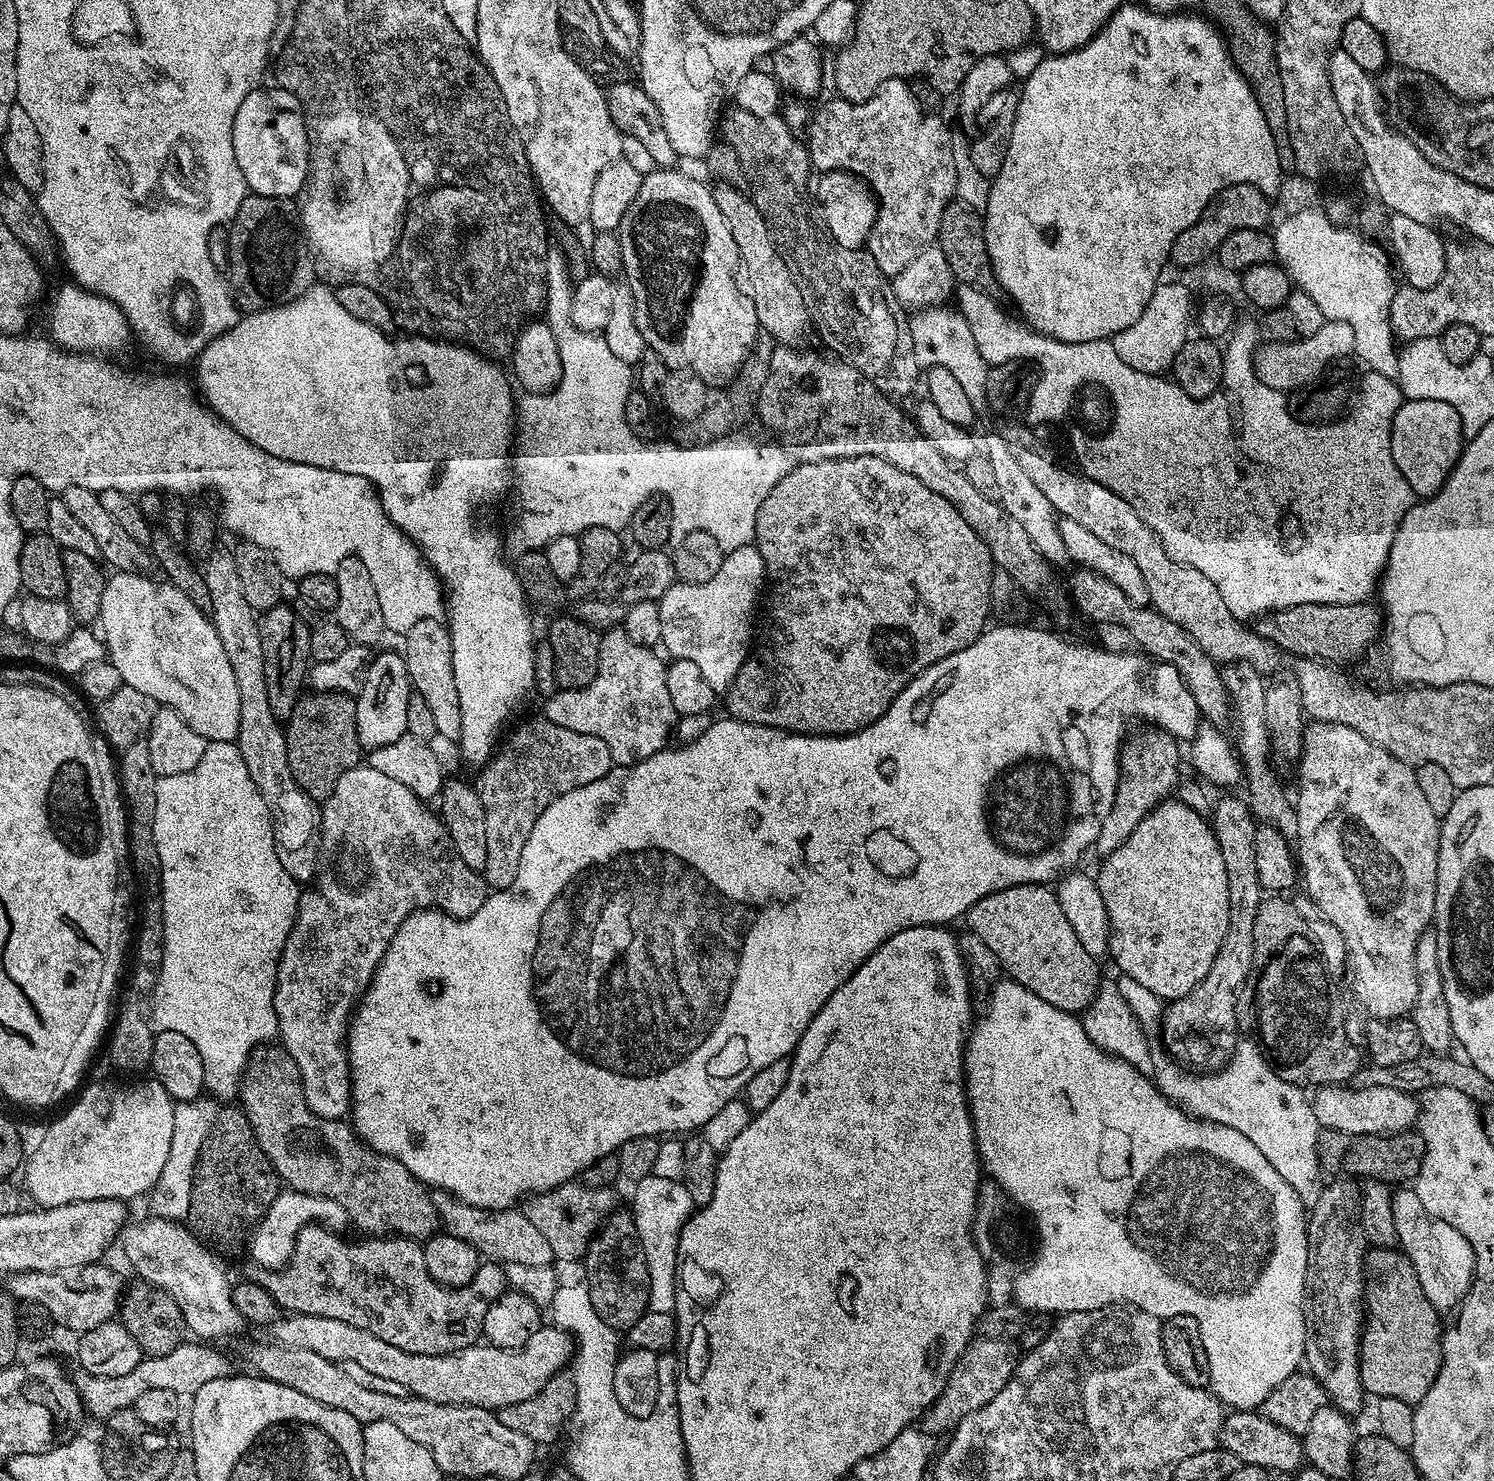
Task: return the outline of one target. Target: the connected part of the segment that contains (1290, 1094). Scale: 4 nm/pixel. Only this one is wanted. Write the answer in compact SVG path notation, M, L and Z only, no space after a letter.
M1247 1038L1237 1043L1228 1063L1209 1076L1193 1074L1188 1070L1180 1072L1181 1065L1175 1059L1164 1056L1155 1057L1154 1083L1169 1100L1182 1105L1201 1120L1225 1124L1227 1128L1238 1130L1238 1134L1250 1138L1250 1142L1266 1154L1266 1162L1270 1162L1270 1166L1274 1166L1274 1170L1278 1170L1278 1174L1294 1186L1305 1205L1318 1202L1322 1191L1322 1173L1316 1143L1322 1129L1316 1121L1312 1100L1304 1097L1307 1096L1305 1089L1297 1084L1282 1082L1282 1078L1278 1078L1268 1065L1260 1047Z

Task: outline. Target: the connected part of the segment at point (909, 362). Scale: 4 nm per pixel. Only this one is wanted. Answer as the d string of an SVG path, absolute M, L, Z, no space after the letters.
M735 106L729 107L722 116L723 143L734 146L734 154L744 167L748 176L748 188L754 203L768 223L768 230L776 242L780 256L788 263L792 275L804 294L804 303L814 317L814 328L833 340L831 351L847 363L853 364L860 373L885 396L901 398L916 388L916 379L921 379L922 369L914 354L912 329L907 319L896 316L897 309L890 299L886 278L878 270L872 257L855 248L843 248L835 240L824 236L816 229L812 216L808 213L808 204L804 201L804 187L809 187L810 161L805 141L779 115L759 116Z

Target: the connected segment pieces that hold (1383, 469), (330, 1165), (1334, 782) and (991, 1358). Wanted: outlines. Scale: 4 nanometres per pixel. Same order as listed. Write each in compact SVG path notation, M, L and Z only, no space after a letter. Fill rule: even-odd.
M960 284L954 292L954 304L962 314L962 318L966 318L966 326L970 326L970 334L974 334L978 354L982 354L982 358L990 366L1008 366L1011 365L1011 360L1033 360L1040 367L1040 381L1033 386L1032 397L1029 398L1028 404L1026 400L1026 412L1028 408L1029 416L1027 419L1033 425L1061 424L1065 434L1068 435L1068 444L1076 455L1077 462L1075 463L1079 465L1084 475L1114 490L1114 494L1126 498L1126 502L1134 506L1138 518L1142 518L1142 522L1146 522L1146 526L1154 530L1166 554L1170 554L1174 562L1189 564L1194 570L1198 570L1198 574L1206 574L1206 578L1210 578L1210 582L1214 582L1214 586L1218 588L1218 594L1222 594L1222 602L1226 602L1232 616L1242 622L1248 622L1253 618L1265 616L1268 612L1282 611L1284 608L1302 606L1304 603L1362 603L1371 597L1368 596L1371 592L1373 595L1377 591L1378 577L1384 571L1384 563L1388 560L1394 534L1402 518L1418 500L1410 490L1406 478L1402 478L1390 454L1392 419L1402 403L1399 383L1393 377L1365 371L1364 381L1360 384L1360 393L1357 396L1355 393L1354 403L1347 413L1348 420L1337 418L1325 424L1306 424L1293 413L1293 417L1288 413L1288 404L1284 401L1287 400L1285 393L1266 386L1258 378L1252 361L1258 347L1258 339L1256 340L1258 328L1253 321L1251 324L1250 321L1241 319L1227 337L1228 345L1226 343L1223 345L1224 365L1219 390L1204 400L1195 400L1187 396L1171 379L1163 380L1160 377L1163 375L1152 372L1139 372L1134 370L1134 366L1122 362L1122 358L1118 358L1114 350L1111 339L1071 344L1043 336L1040 332L1033 332L1027 323L1019 319L1008 320L1007 314L1000 312L999 306L988 295L989 293L983 288ZM1096 396L1116 396L1116 428L1112 428L1112 436L1104 436L1104 440L1096 440Z
M261 1046L252 1053L238 1089L238 1104L248 1116L258 1146L264 1151L265 1160L270 1161L281 1181L291 1191L325 1196L338 1202L345 1217L351 1223L353 1220L364 1231L361 1233L369 1237L391 1234L423 1242L436 1235L441 1227L440 1217L436 1214L436 1207L425 1185L415 1180L410 1170L402 1166L402 1162L368 1147L357 1137L356 1129L347 1119L327 1120L311 1112L304 1097L304 1085L300 1083L298 1066L282 1046Z
M1312 722L1303 732L1303 745L1300 756L1300 793L1294 796L1294 807L1298 814L1298 834L1294 841L1294 851L1298 857L1298 868L1302 873L1302 884L1305 884L1306 895L1322 910L1325 921L1340 931L1344 944L1348 947L1348 956L1352 959L1352 972L1356 975L1356 996L1364 1003L1372 1020L1399 1020L1407 1017L1418 998L1418 978L1414 968L1414 950L1418 938L1429 931L1436 915L1436 879L1438 878L1438 850L1440 849L1441 817L1430 810L1422 789L1416 781L1413 765L1394 758L1386 750L1374 746L1356 730L1341 724Z
M973 1339L967 1350L960 1355L959 1362L952 1365L952 1373L948 1376L942 1394L928 1407L919 1421L918 1427L925 1437L940 1436L944 1431L947 1433L960 1423L963 1416L986 1406L994 1398L994 1394L998 1394L998 1390L1002 1390L1002 1386L1012 1380L1016 1375L1018 1352L1011 1346L1013 1345L1007 1339Z

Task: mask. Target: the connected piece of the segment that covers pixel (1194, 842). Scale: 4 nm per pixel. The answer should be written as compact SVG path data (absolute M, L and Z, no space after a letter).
M1169 798L1156 807L1153 812L1146 814L1138 826L1134 826L1134 834L1118 846L1109 856L1103 857L1100 873L1095 873L1094 879L1098 890L1102 894L1102 902L1106 902L1106 914L1108 915L1108 951L1110 960L1113 960L1121 969L1123 975L1134 978L1138 986L1146 986L1161 1001L1171 1002L1181 1000L1186 994L1196 989L1198 984L1210 974L1210 968L1214 966L1214 958L1218 958L1218 950L1226 938L1226 926L1230 914L1230 890L1226 886L1226 865L1222 862L1222 850L1218 850L1216 836L1212 832L1211 823L1203 815L1196 813L1190 806L1184 805L1180 799Z

